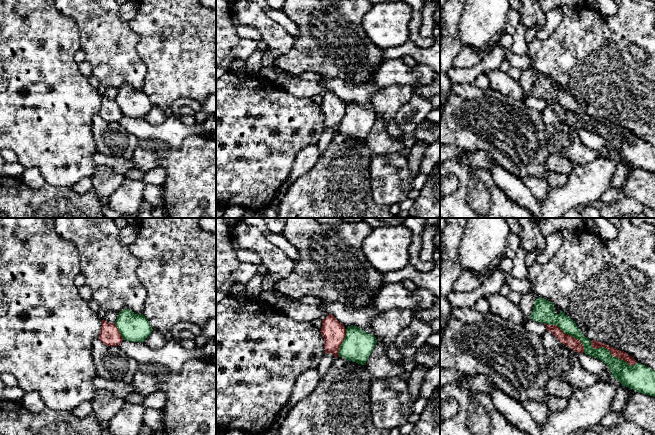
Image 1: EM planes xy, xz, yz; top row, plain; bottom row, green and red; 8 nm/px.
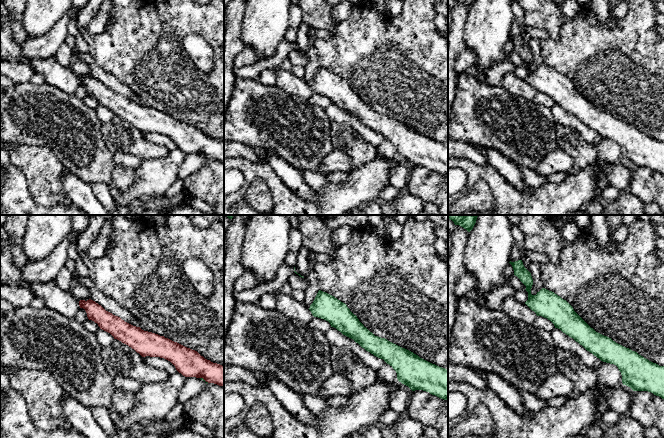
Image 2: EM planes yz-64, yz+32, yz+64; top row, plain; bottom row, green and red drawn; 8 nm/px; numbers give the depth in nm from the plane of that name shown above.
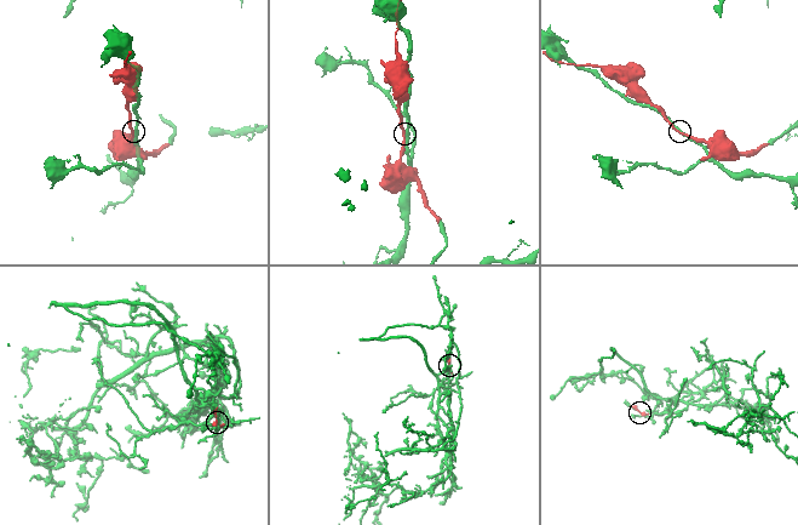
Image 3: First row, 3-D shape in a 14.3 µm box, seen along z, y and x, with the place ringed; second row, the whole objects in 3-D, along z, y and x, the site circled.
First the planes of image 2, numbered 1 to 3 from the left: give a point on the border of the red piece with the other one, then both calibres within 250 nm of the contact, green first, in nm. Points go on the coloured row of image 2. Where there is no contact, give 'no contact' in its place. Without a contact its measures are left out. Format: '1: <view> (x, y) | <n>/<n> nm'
1: yz-64 (203, 379) | 20/220 nm
2: no contact
3: no contact

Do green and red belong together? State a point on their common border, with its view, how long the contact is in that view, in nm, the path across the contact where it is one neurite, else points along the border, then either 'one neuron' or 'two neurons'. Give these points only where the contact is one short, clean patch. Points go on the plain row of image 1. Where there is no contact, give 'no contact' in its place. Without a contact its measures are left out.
meets green in yz at (611, 131); contact 440 nm long; one neuron

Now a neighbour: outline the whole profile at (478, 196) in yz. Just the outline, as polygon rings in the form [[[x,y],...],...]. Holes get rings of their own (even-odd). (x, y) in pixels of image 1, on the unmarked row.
[[[471,176],[468,183],[467,201],[471,208],[479,214],[484,215],[490,211],[490,192],[484,183],[475,176]]]

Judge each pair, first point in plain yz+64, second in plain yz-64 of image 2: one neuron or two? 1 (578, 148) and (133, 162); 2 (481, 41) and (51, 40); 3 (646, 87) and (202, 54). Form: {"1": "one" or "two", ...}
{"1": "two", "2": "two", "3": "two"}

